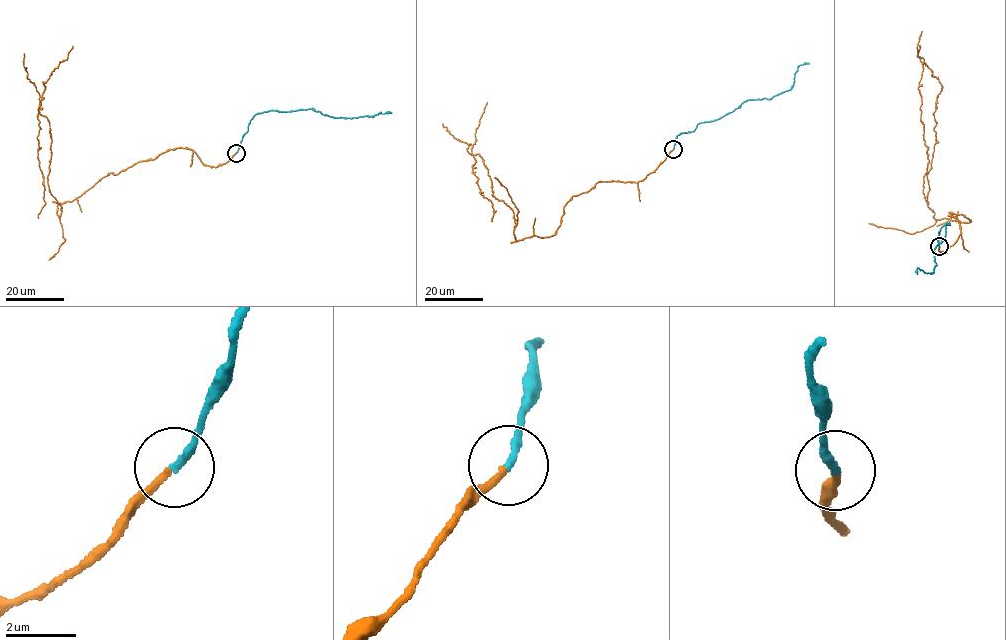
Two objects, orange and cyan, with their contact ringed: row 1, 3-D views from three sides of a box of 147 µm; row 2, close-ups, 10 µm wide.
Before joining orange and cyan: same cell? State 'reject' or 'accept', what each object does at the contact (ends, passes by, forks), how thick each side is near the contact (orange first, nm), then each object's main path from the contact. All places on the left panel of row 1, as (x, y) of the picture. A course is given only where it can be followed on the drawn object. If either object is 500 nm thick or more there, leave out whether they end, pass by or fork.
accept; orange ends there; cyan ends there; 180 nm thick on the orange side, 240 nm on the other; orange runs (235, 153), (213, 167), (166, 150), (59, 203), (58, 217), (37, 114), (72, 45); cyan runs (236, 153), (255, 114), (269, 110), (310, 108), (324, 115), (350, 118), (391, 113)

